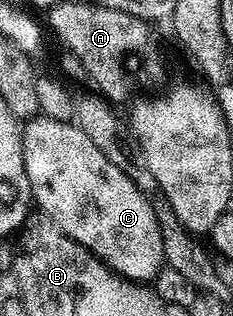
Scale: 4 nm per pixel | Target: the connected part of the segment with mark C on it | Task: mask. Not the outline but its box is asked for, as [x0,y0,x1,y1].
[22,116,164,284]

